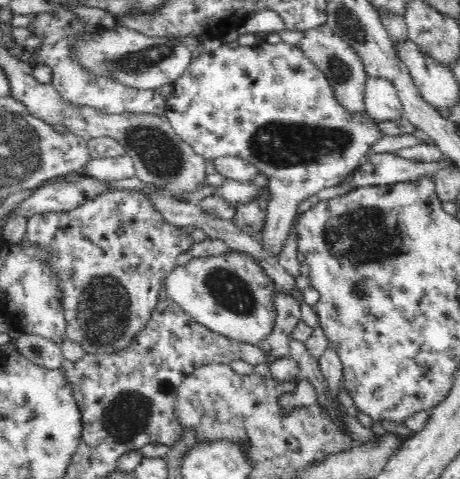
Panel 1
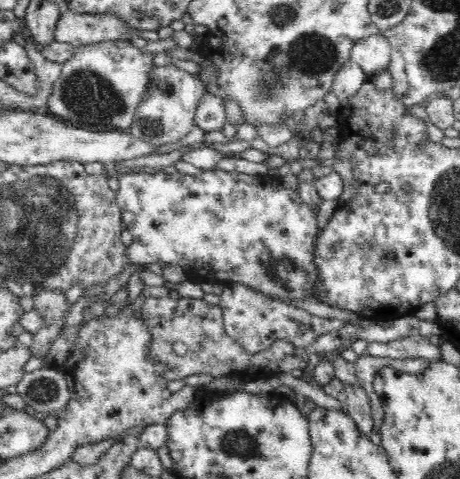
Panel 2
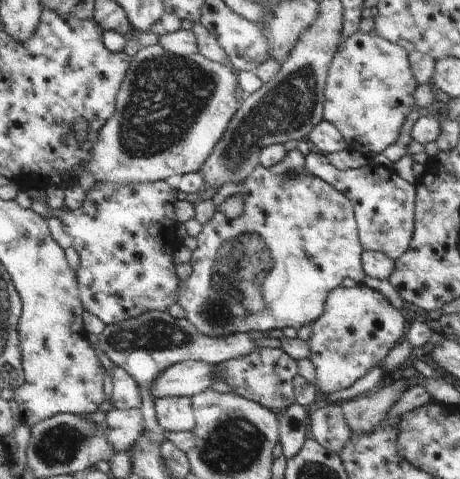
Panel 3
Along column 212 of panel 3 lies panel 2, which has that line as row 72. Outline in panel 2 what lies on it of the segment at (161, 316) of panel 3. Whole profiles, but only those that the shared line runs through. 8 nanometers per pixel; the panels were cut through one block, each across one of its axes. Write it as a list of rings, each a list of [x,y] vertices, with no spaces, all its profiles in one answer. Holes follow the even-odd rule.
[[[356,60],[346,62],[346,66],[342,66],[332,82],[332,92],[340,98],[342,106],[348,106],[348,102],[362,90],[362,86],[366,84],[366,74],[362,70],[362,66]]]

